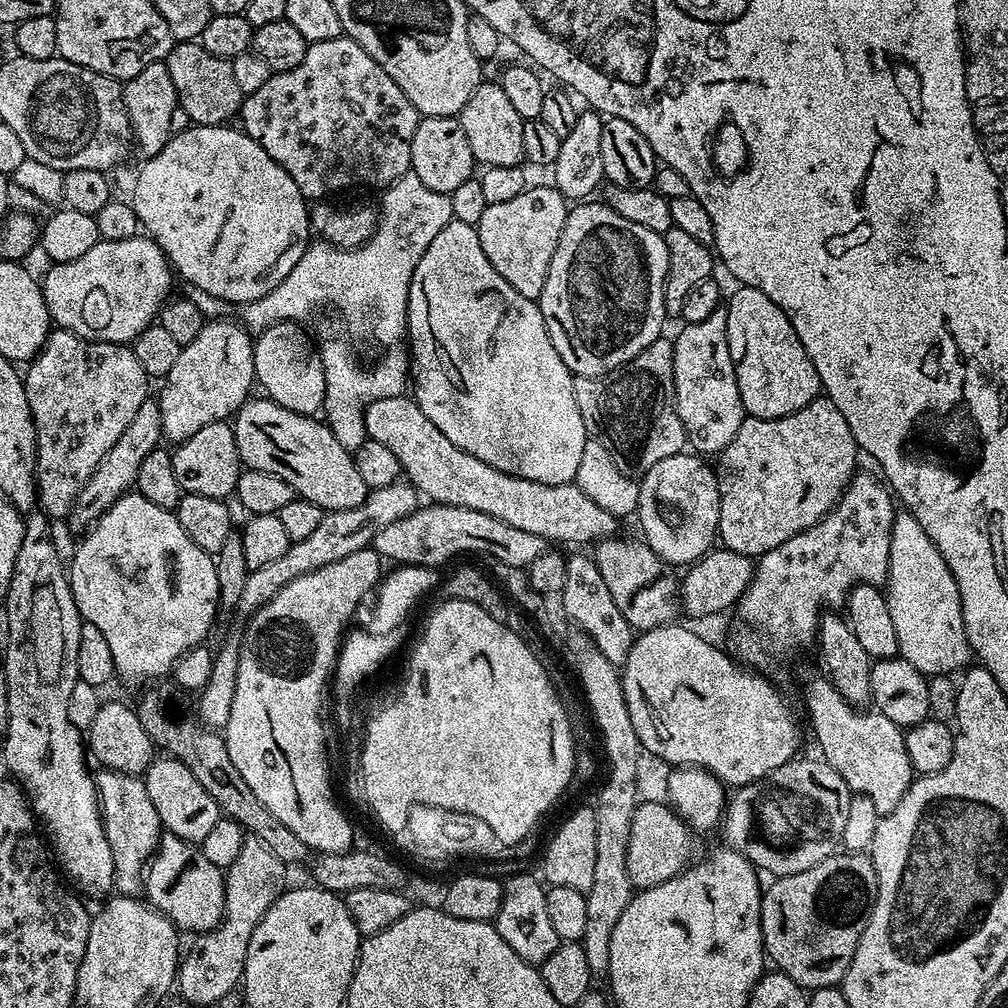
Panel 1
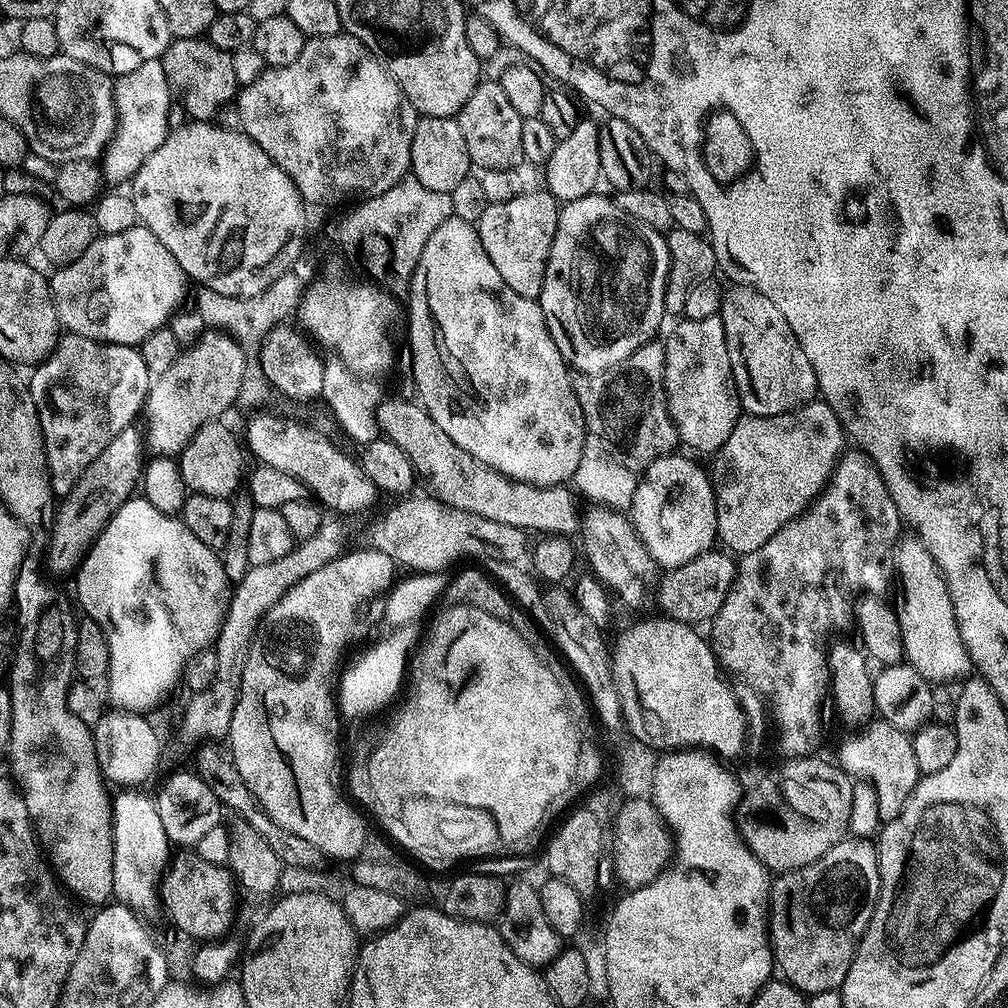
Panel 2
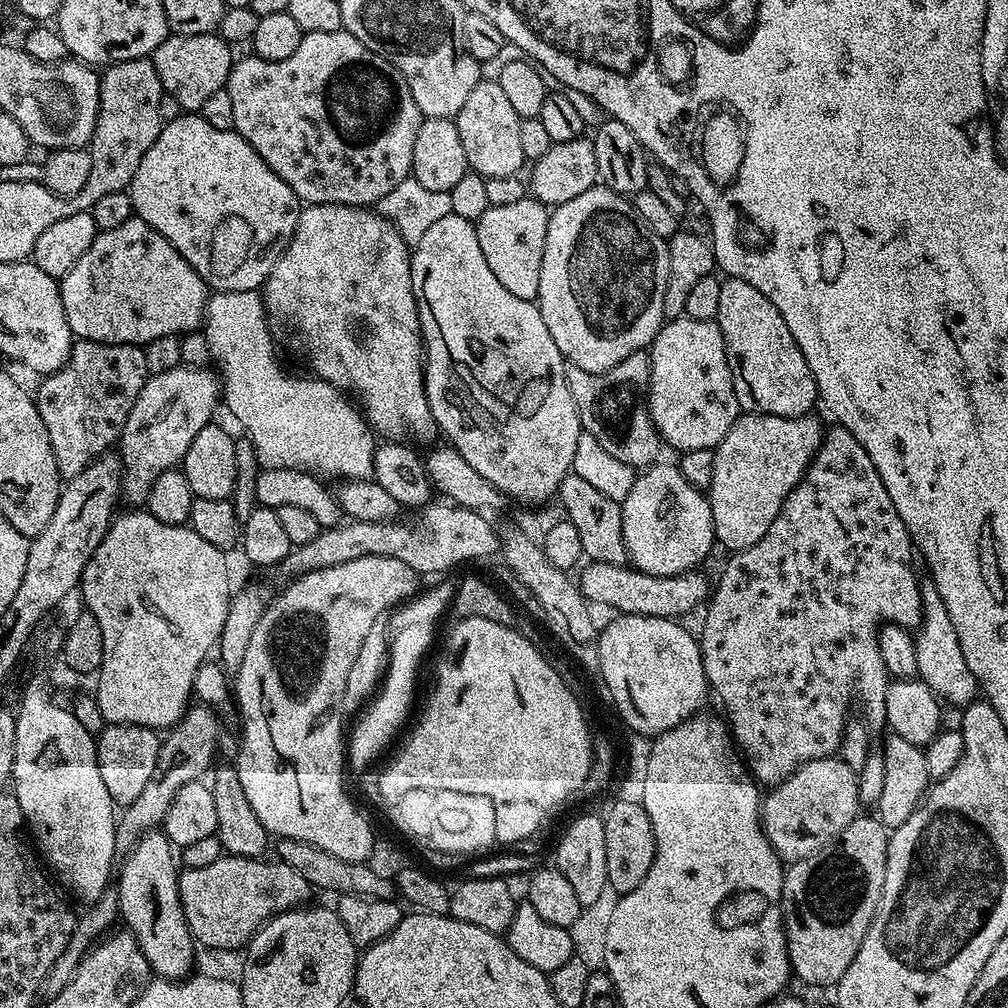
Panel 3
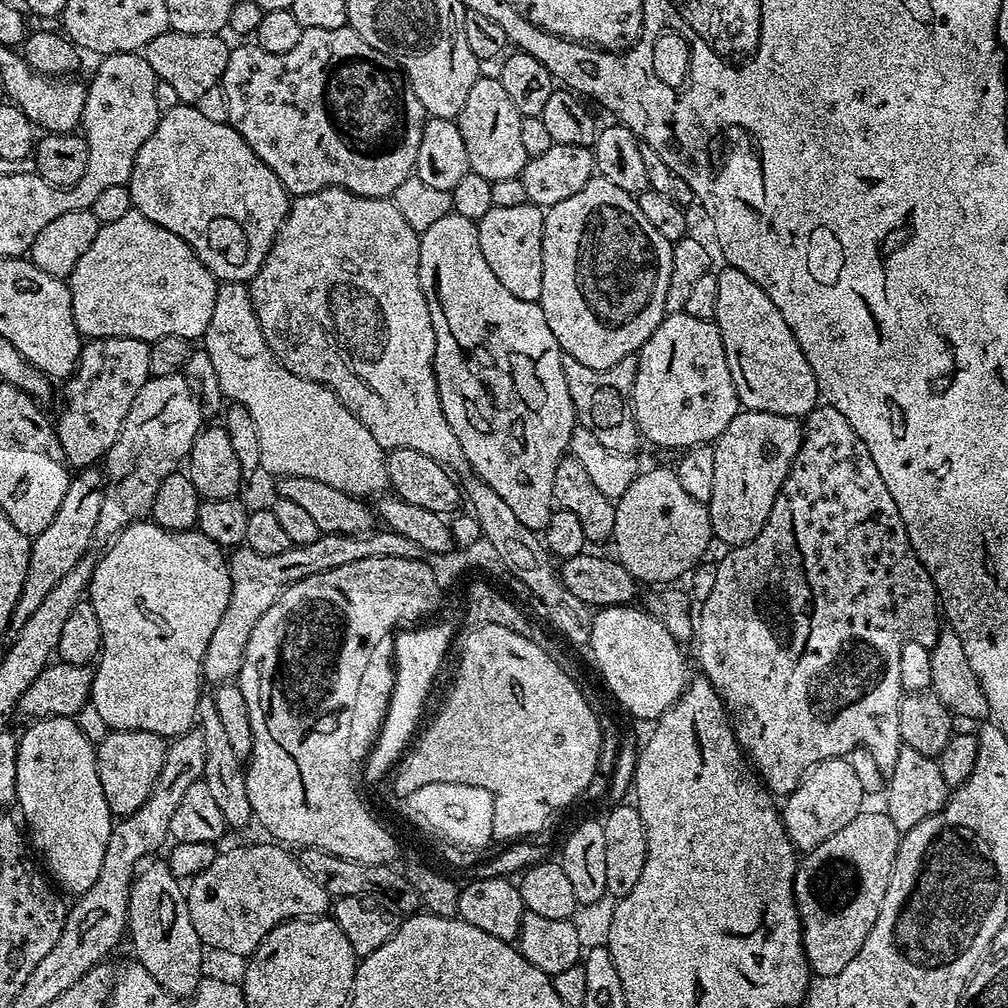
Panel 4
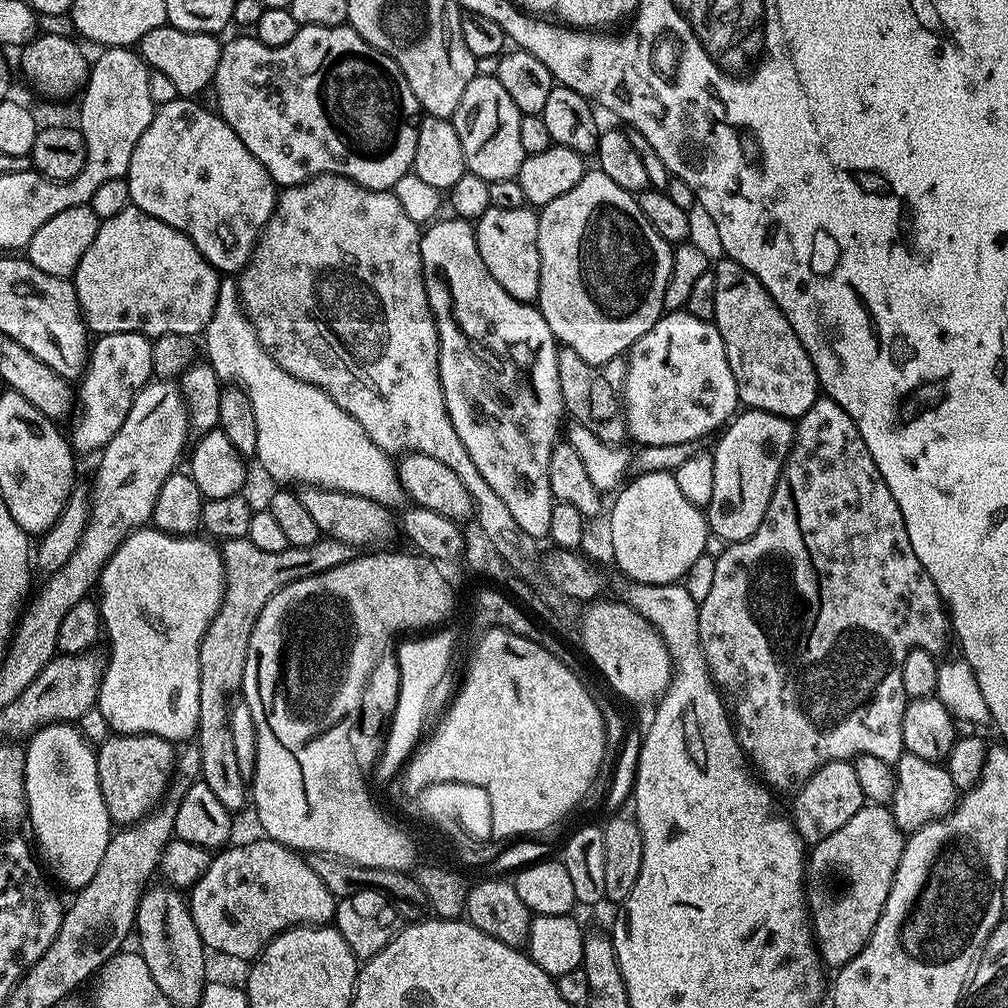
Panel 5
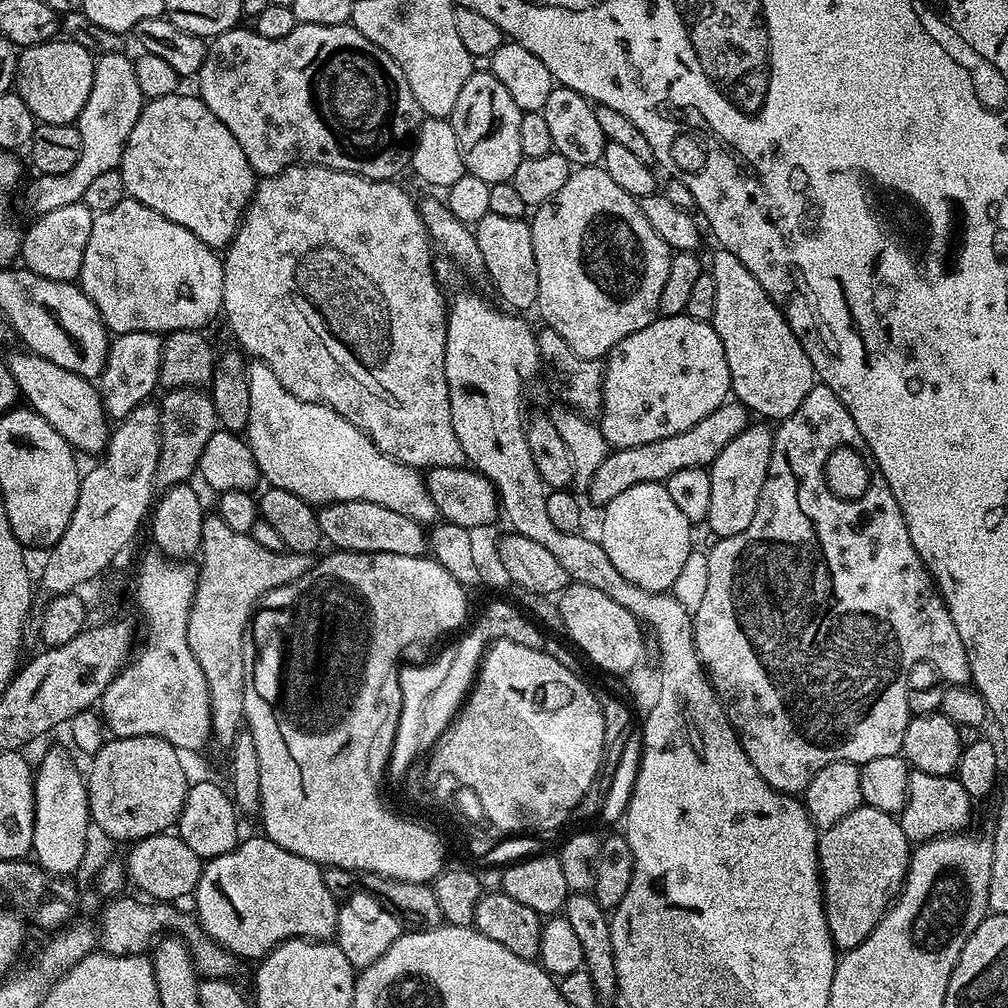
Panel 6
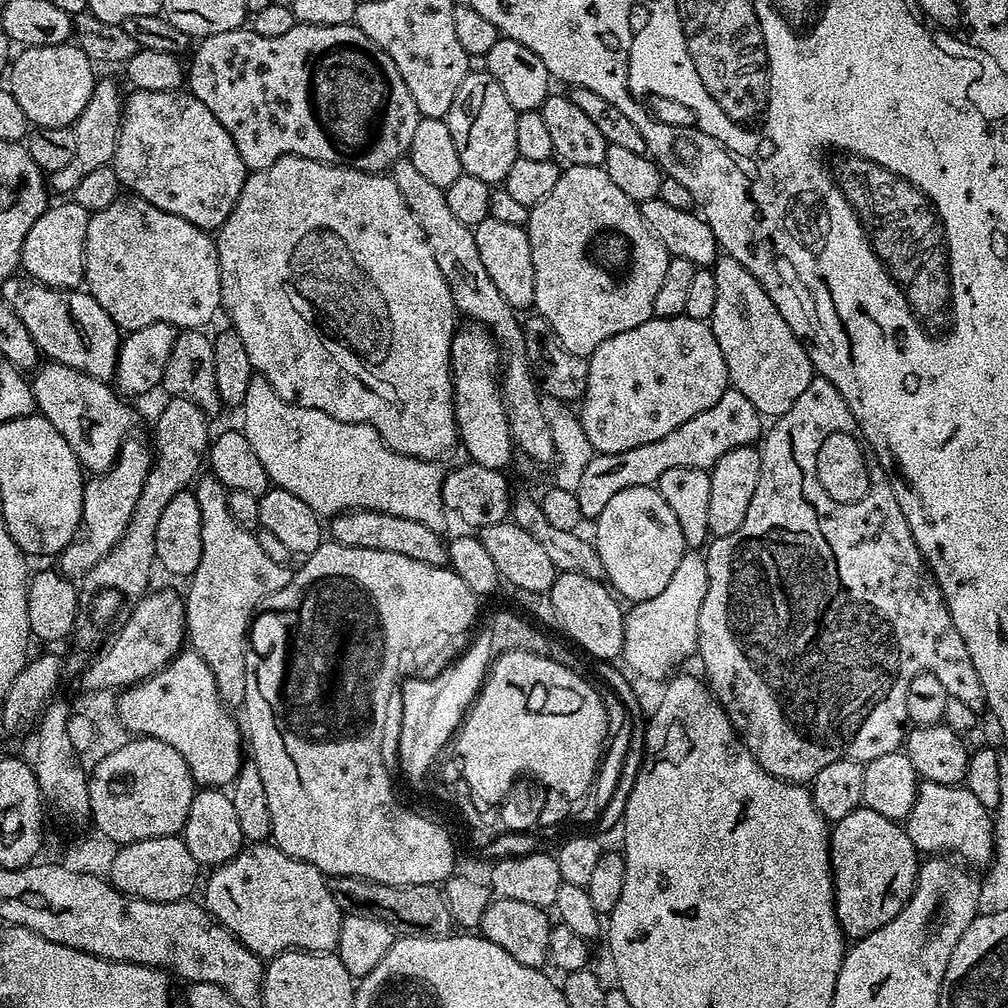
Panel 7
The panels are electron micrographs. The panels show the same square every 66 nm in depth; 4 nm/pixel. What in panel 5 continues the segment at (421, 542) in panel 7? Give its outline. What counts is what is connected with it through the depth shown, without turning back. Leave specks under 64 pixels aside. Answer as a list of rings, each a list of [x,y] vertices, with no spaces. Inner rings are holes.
[[[304,486],[298,495],[302,506],[318,526],[321,537],[331,538],[354,550],[380,550],[398,536],[398,516],[393,509],[382,506],[365,496],[349,492],[334,492],[329,488]]]

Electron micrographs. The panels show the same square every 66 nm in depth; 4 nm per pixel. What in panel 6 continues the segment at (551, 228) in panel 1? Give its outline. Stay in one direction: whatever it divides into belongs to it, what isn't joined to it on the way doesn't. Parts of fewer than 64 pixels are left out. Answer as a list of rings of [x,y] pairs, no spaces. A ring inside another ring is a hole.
[[[487,212],[474,225],[474,231],[478,250],[482,250],[482,262],[488,271],[488,280],[505,300],[503,303],[512,310],[535,309],[538,298],[538,262],[534,262],[531,223],[527,219],[502,218],[499,214]]]

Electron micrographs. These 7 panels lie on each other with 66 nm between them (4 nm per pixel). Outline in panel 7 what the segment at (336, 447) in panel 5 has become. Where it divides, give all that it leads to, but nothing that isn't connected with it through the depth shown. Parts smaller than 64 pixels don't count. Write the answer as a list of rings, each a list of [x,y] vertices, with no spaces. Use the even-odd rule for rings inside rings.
[[[259,374],[253,375],[250,386],[246,390],[246,398],[242,405],[243,412],[244,425],[242,425],[242,431],[244,437],[248,439],[250,446],[254,446],[254,454],[258,454],[258,462],[262,462],[269,481],[275,487],[282,490],[290,490],[290,494],[298,494],[298,498],[302,498],[302,502],[306,502],[306,506],[310,506],[310,510],[314,510],[320,517],[331,518],[340,512],[350,512],[353,508],[365,508],[366,510],[378,510],[386,514],[394,514],[398,518],[410,518],[410,522],[422,522],[422,526],[430,526],[437,530],[443,529],[446,509],[442,498],[442,486],[444,485],[446,472],[445,469],[439,468],[441,465],[437,461],[419,460],[414,456],[403,456],[401,452],[396,452],[394,449],[386,447],[384,439],[368,424],[338,422],[338,418],[330,418],[330,414],[326,414],[322,410],[303,408],[297,404],[287,404],[285,400],[278,398],[278,394],[270,386],[270,382]]]

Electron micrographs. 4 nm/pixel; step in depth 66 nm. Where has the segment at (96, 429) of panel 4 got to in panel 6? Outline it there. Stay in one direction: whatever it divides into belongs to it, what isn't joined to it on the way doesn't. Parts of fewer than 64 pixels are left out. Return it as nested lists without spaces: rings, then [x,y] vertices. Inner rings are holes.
[[[131,332],[130,334],[116,334],[111,337],[108,357],[104,363],[104,370],[98,377],[98,391],[100,399],[104,401],[105,413],[113,421],[122,422],[139,404],[145,403],[152,391],[157,391],[160,383],[160,363],[162,362],[163,339],[155,332]]]

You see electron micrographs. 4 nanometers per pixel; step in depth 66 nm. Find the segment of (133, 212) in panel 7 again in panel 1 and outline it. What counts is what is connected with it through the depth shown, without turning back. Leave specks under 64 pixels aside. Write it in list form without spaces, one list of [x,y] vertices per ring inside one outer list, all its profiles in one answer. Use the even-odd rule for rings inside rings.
[[[144,234],[121,240],[100,240],[91,250],[86,250],[82,258],[74,258],[74,262],[65,264],[52,264],[49,269],[42,276],[42,287],[53,325],[81,336],[83,340],[99,340],[101,344],[128,344],[135,341],[142,330],[146,330],[159,317],[174,281],[174,269],[165,258],[164,251]]]

